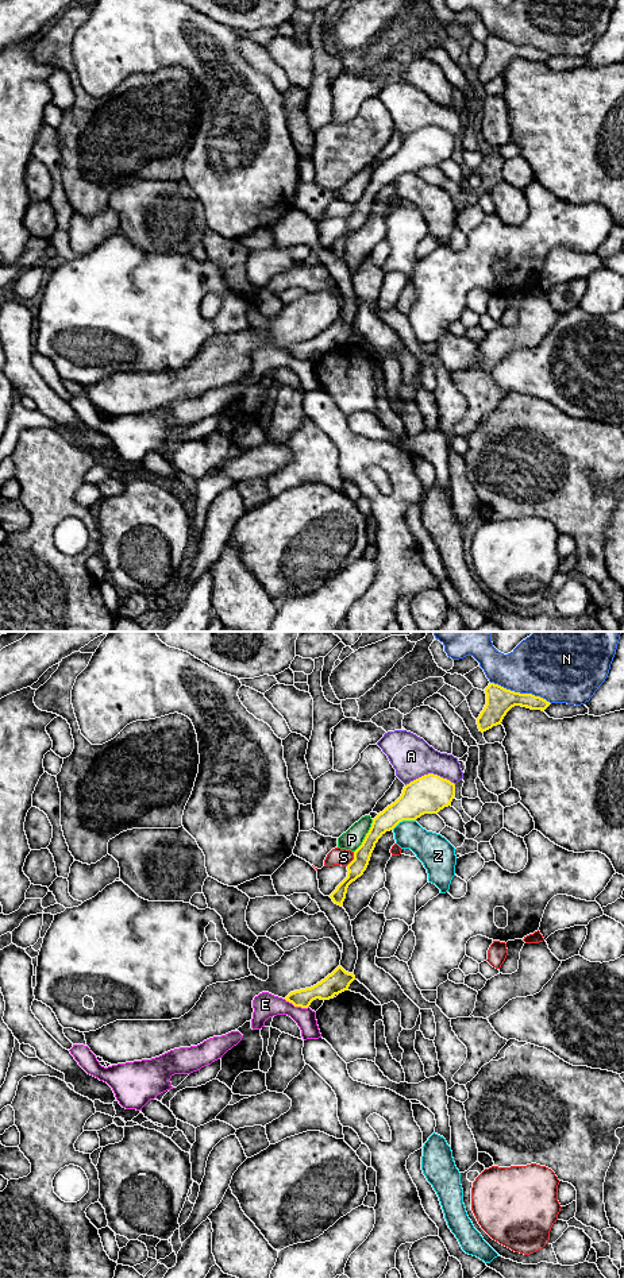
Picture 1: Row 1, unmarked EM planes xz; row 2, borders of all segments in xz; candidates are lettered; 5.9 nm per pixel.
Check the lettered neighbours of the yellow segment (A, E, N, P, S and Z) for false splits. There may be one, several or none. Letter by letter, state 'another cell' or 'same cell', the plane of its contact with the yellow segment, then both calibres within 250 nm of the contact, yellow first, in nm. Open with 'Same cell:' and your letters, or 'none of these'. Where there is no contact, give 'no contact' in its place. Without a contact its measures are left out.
Same cell: none of these
A: another cell; meets yellow in xz; 240 nm thick on the yellow side, 240 nm on the other
E: another cell; meets yellow in xz; 120 nm thick on the yellow side, 150 nm on the other
N: another cell; meets yellow in xz; 160 nm thick on the yellow side, 320 nm on the other
P: another cell; meets yellow in xz; 120 nm thick on the yellow side, 120 nm on the other
S: another cell; meets yellow in xz; 100 nm thick on the yellow side, 100 nm on the other
Z: another cell; meets yellow in xz; 240 nm thick on the yellow side, 200 nm on the other

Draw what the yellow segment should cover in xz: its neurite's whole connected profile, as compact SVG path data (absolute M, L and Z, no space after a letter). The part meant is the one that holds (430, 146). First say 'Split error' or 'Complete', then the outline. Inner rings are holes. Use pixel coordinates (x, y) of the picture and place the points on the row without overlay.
Complete. M424 127L402 142L401 148L380 165L371 175L362 197L354 204L354 212L347 217L347 229L331 246L335 256L343 258L348 238L363 227L378 192L402 173L416 173L424 166L438 166L451 158L455 136L438 127Z

